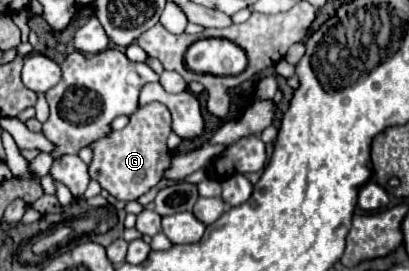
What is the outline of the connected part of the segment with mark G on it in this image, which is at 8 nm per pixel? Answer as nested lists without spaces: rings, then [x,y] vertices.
[[[148,103],[140,107],[122,131],[112,131],[90,145],[94,153],[92,163],[88,165],[90,179],[98,181],[102,189],[118,201],[136,201],[148,193],[160,183],[172,165],[172,153],[166,145],[166,139],[172,133],[170,121],[170,111],[162,103]]]

